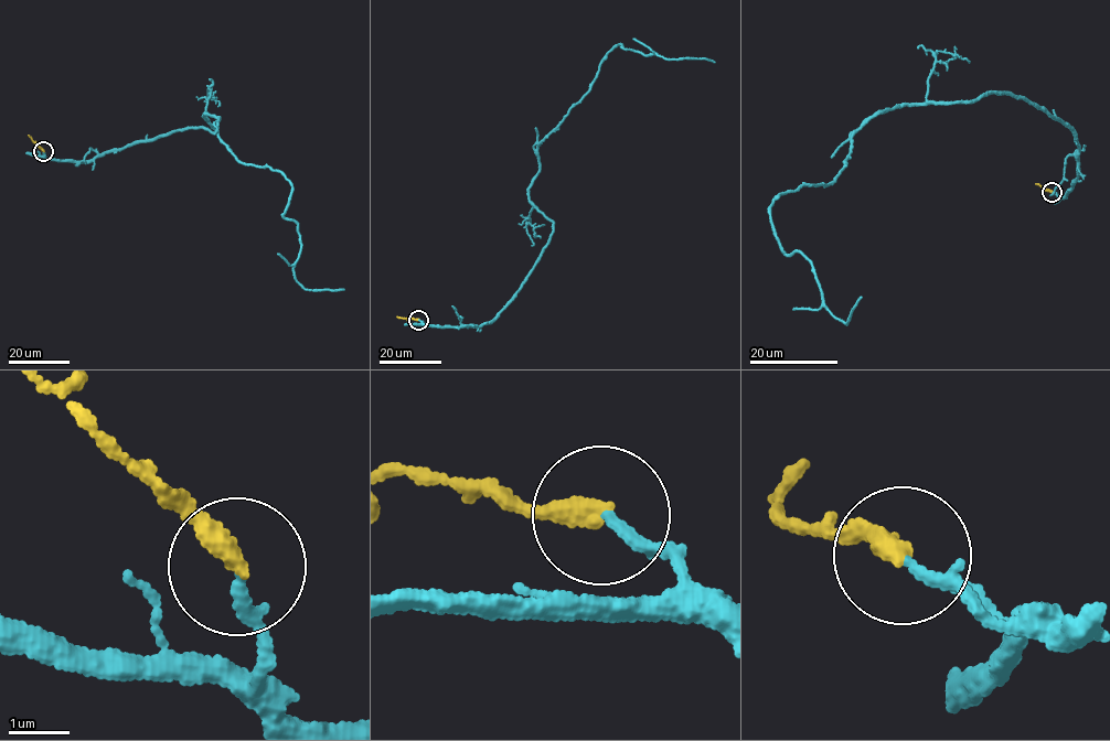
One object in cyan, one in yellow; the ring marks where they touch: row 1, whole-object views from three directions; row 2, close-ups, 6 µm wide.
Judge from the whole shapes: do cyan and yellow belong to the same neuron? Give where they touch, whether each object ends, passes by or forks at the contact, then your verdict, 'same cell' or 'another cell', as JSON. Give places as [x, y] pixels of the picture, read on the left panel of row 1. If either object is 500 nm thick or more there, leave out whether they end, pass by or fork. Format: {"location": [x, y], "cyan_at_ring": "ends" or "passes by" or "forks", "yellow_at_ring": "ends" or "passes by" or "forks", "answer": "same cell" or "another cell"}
{"location": [43, 151], "cyan_at_ring": "ends", "yellow_at_ring": "ends", "answer": "same cell"}

